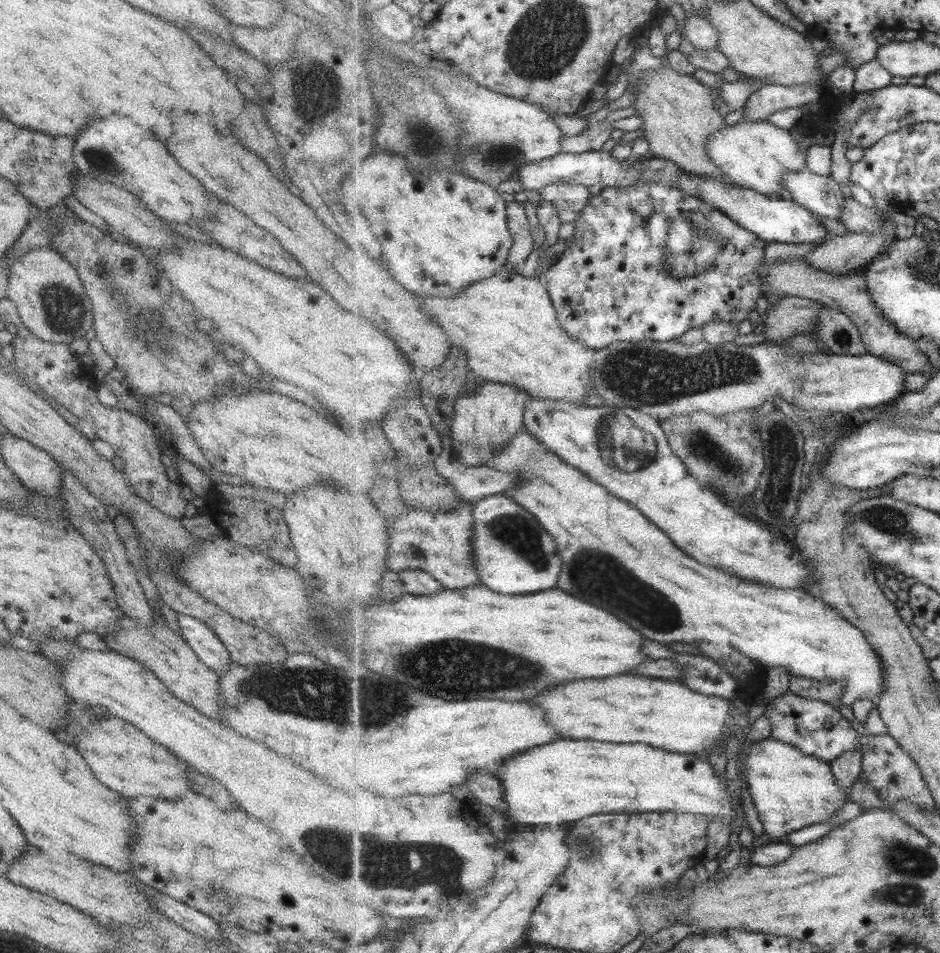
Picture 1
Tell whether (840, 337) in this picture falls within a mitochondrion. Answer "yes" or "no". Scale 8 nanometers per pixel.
yes

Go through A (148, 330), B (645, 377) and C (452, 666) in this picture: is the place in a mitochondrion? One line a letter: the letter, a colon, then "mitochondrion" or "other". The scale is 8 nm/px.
A: mitochondrion
B: mitochondrion
C: mitochondrion

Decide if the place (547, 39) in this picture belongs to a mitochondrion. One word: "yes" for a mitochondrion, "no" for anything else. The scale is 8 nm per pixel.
yes

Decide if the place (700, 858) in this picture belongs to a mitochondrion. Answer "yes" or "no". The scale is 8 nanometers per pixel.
no

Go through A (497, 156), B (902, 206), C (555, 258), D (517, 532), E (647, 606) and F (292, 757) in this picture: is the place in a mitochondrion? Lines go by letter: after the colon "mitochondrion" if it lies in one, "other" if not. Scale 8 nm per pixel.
A: mitochondrion
B: other
C: other
D: mitochondrion
E: mitochondrion
F: other

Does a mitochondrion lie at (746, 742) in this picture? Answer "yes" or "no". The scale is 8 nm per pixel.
no

